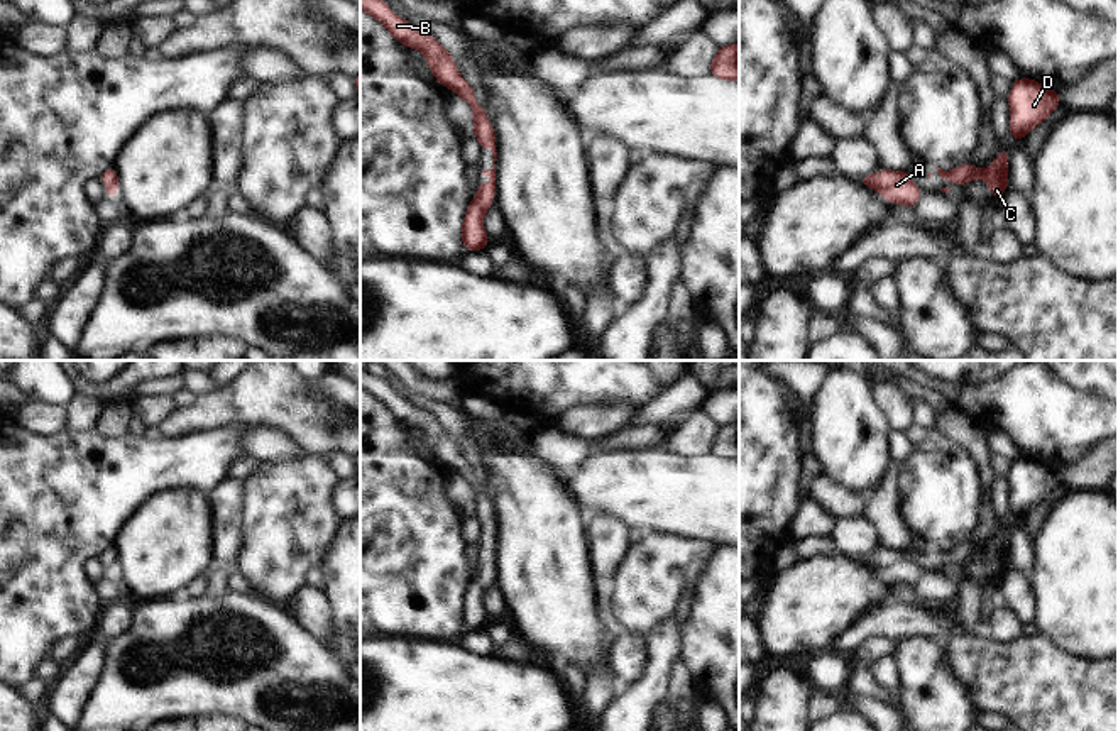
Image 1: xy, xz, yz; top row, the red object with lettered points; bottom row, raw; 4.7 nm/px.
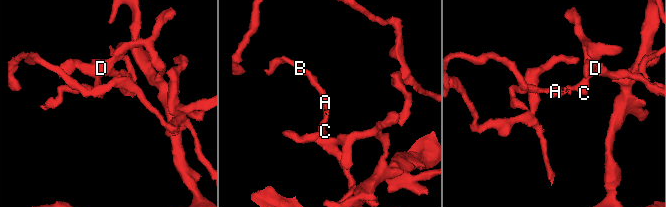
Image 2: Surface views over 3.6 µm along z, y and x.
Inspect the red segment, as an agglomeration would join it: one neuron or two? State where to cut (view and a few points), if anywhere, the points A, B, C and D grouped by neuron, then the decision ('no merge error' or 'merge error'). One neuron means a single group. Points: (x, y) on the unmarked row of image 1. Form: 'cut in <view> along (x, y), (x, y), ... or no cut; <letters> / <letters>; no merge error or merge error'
no cut; A B C D; no merge error

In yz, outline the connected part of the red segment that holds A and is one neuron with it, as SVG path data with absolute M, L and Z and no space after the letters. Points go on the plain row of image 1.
M881 548L878 553L858 557L858 560L880 570L881 575L893 584L908 584L910 587L915 587L922 575L920 567L910 560L908 550Z

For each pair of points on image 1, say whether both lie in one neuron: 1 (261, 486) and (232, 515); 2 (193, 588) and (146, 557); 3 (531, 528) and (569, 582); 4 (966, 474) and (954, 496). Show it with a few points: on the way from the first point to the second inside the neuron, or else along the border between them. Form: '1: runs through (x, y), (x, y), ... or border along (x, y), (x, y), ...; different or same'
1: border along (241, 483), (242, 542); different
2: border along (205, 572), (198, 574), (181, 593); different
3: runs through (542, 542), (542, 557), (555, 571); same
4: runs through (961, 479), (954, 491); same

